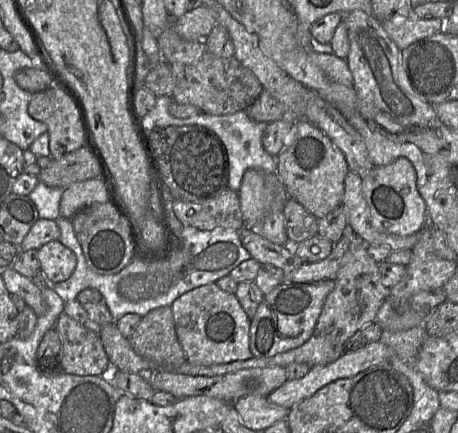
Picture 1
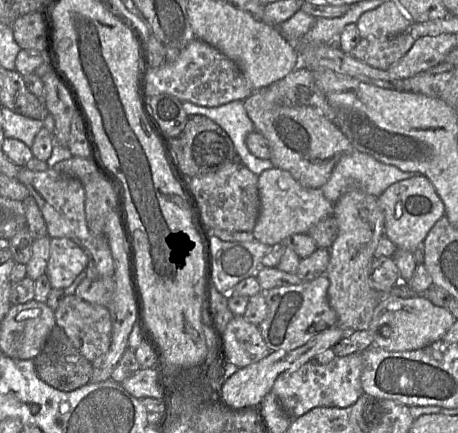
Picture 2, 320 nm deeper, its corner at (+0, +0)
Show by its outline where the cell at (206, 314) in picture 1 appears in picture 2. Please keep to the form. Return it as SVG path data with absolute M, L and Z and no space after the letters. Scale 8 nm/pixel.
M234 316L222 334L226 363L239 369L256 363L271 353L259 327L247 322L243 316Z

